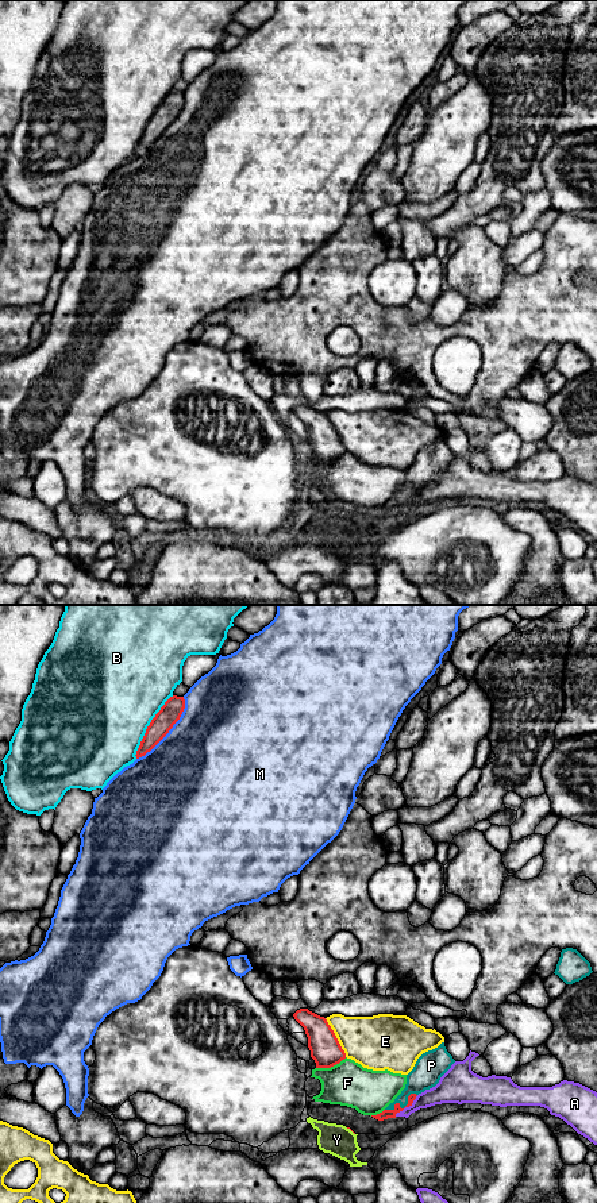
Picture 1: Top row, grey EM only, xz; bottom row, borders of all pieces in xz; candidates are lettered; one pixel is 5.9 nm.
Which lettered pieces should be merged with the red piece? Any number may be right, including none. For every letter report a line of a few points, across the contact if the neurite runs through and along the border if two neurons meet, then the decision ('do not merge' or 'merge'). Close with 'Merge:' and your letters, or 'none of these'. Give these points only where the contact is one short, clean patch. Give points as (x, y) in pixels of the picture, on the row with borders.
A: do not merge
B: do not merge
E: do not merge
F: do not merge
M: do not merge
P: xz (385, 1114), (395, 1107), (404, 1107), (405, 1098), (427, 1072) | merge
Y: xz (346, 1128), (354, 1134) | do not merge
Merge: P

